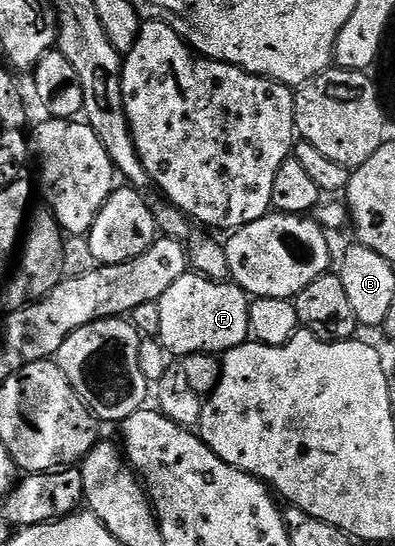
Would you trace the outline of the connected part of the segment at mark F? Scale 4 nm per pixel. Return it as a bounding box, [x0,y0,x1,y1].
[157,272,250,359]

